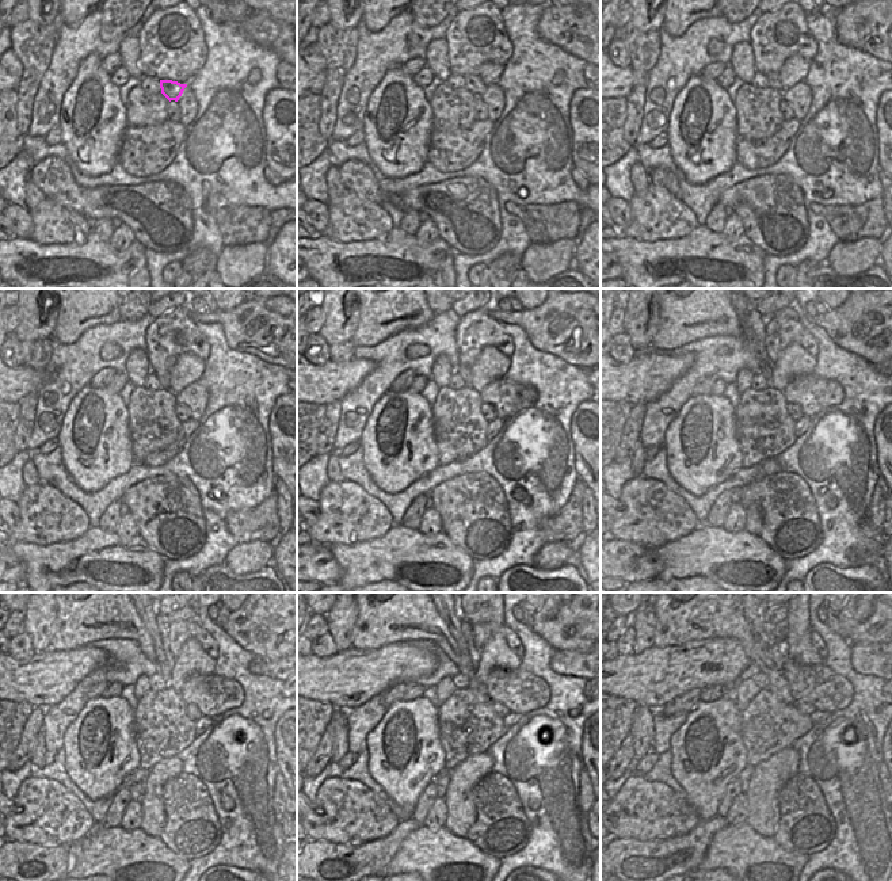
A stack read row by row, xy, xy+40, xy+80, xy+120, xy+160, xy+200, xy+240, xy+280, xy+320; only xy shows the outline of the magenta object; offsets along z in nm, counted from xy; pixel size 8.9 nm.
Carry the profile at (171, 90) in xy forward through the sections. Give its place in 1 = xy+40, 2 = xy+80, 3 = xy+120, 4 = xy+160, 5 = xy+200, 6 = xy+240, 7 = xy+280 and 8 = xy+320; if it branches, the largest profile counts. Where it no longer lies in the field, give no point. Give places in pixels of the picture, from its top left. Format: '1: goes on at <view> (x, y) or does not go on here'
1: goes on at xy+40 (473, 84)
2: goes on at xy+80 (773, 79)
3: goes on at xy+120 (163, 377)
4: goes on at xy+160 (465, 373)
5: goes on at xy+200 (766, 367)
6: goes on at xy+240 (149, 620)
7: goes on at xy+280 (453, 620)
8: goes on at xy+320 (755, 620)

